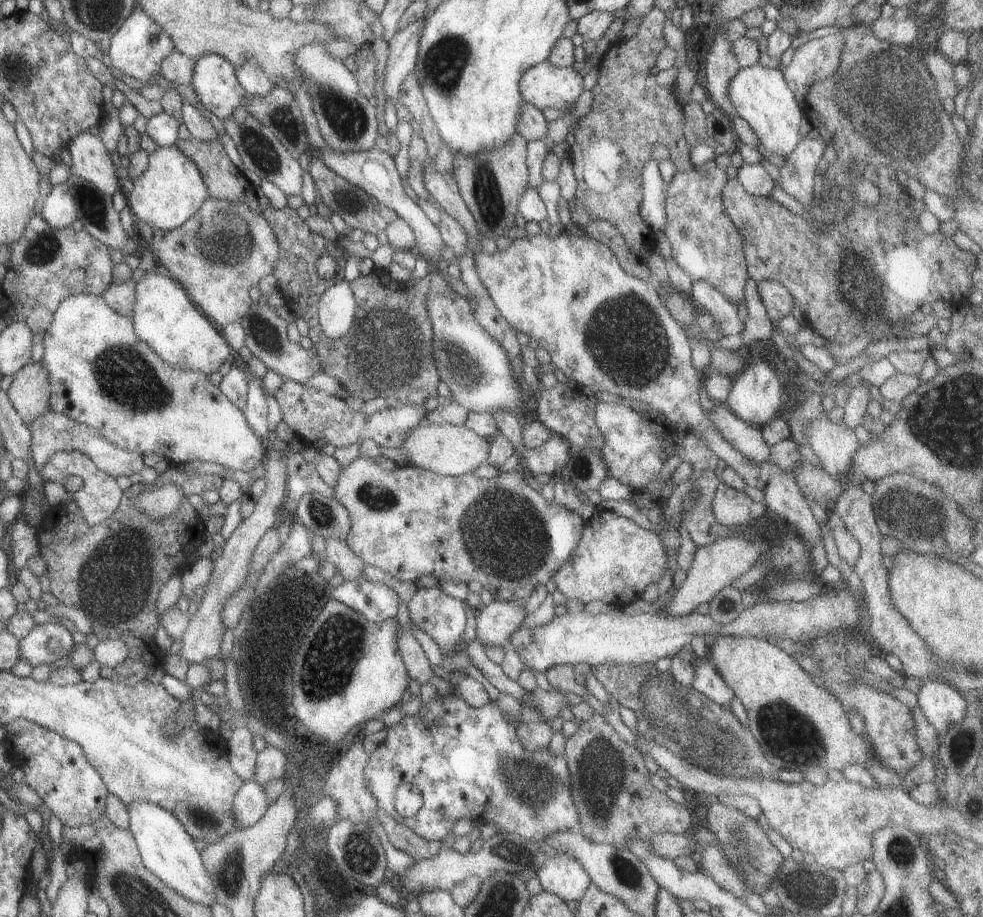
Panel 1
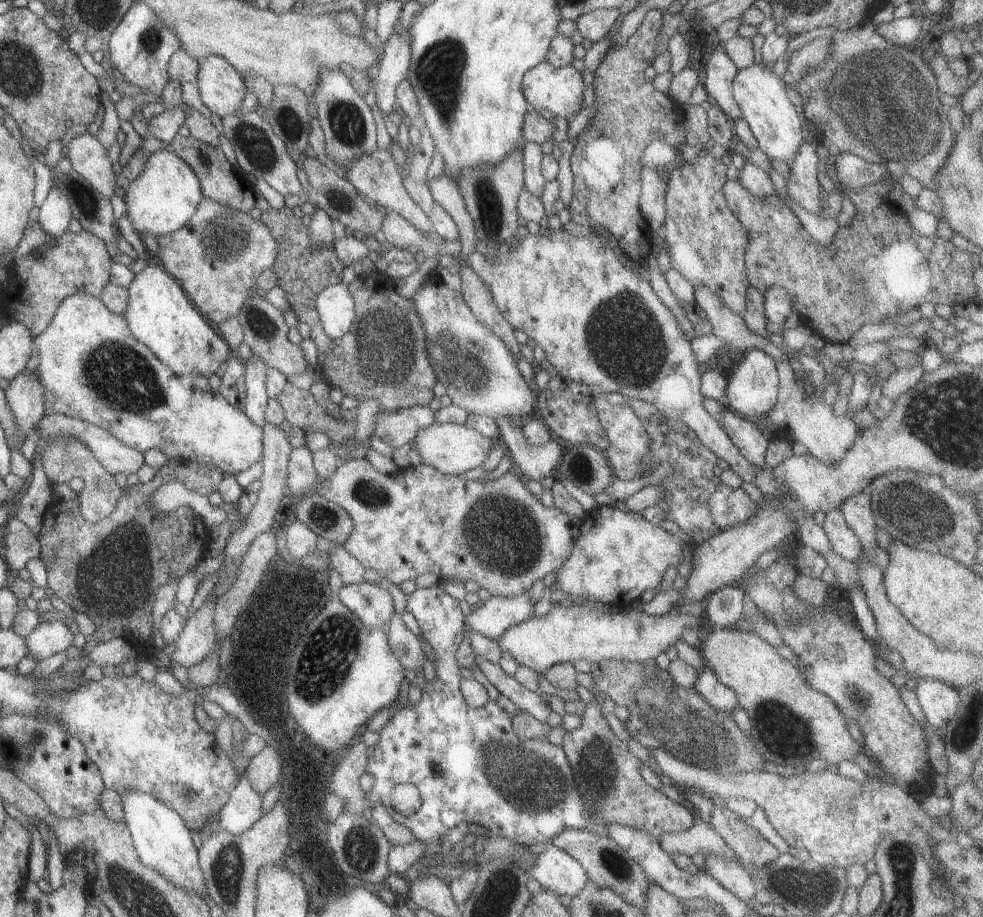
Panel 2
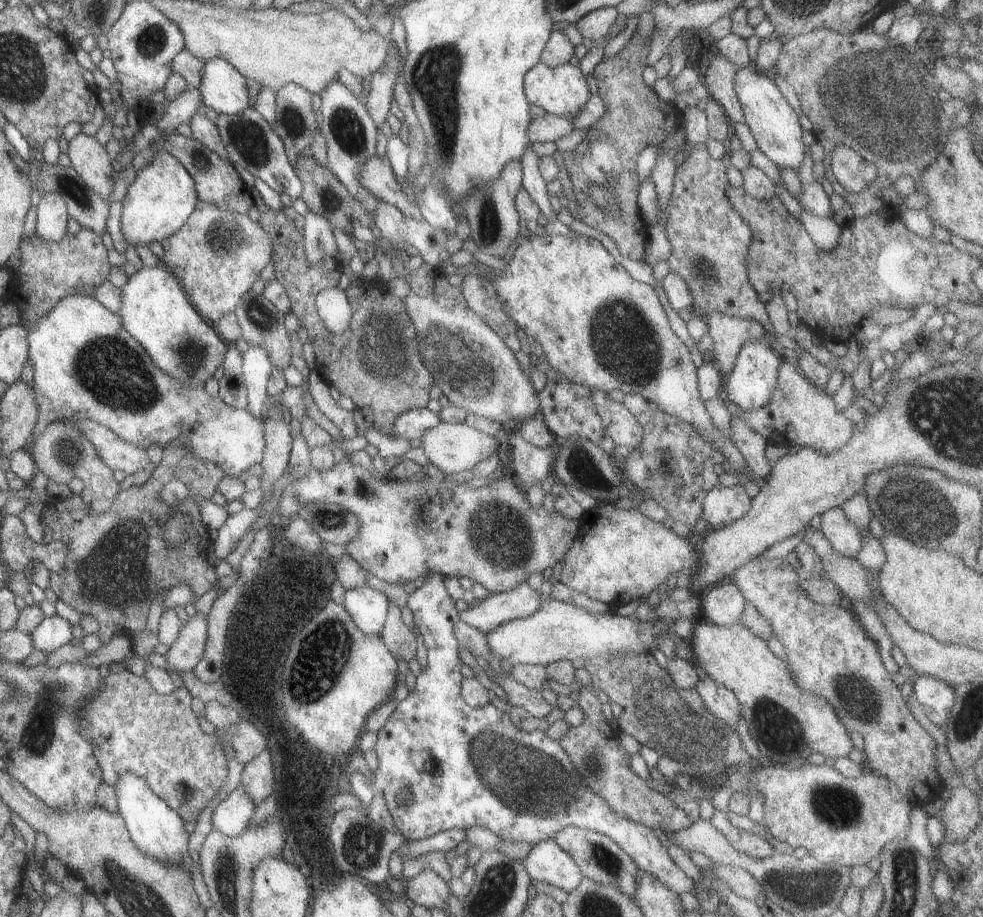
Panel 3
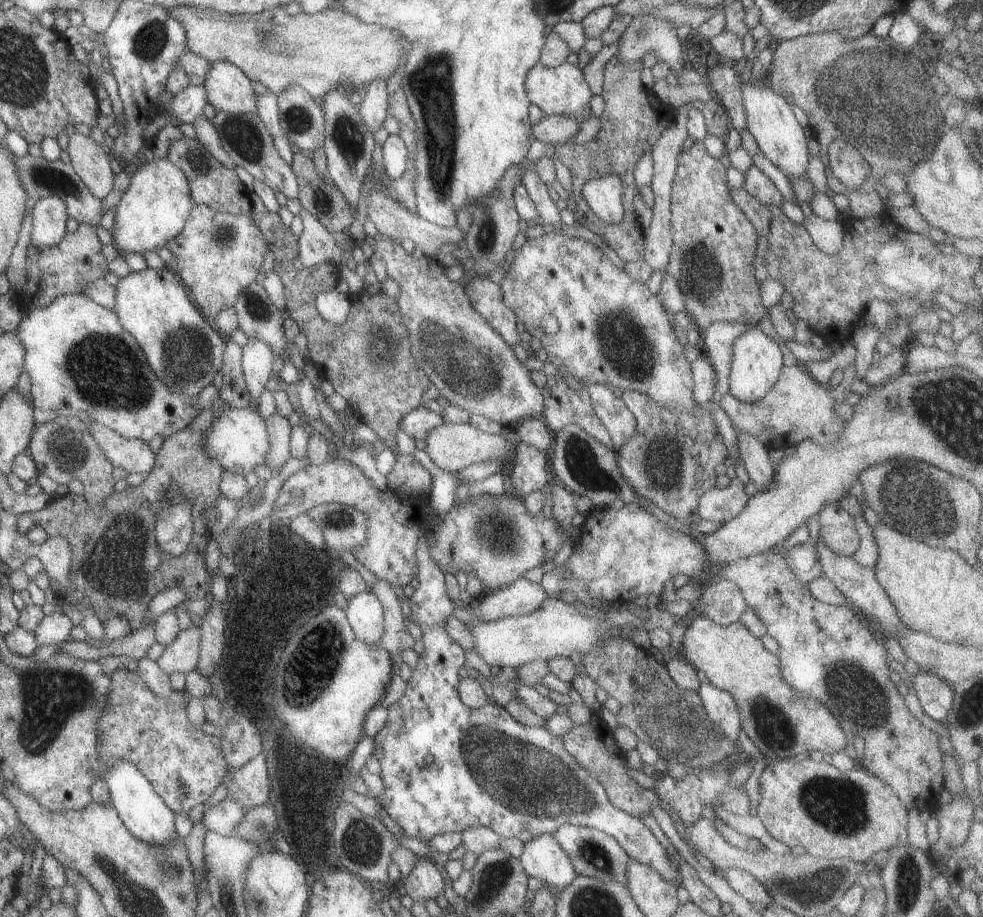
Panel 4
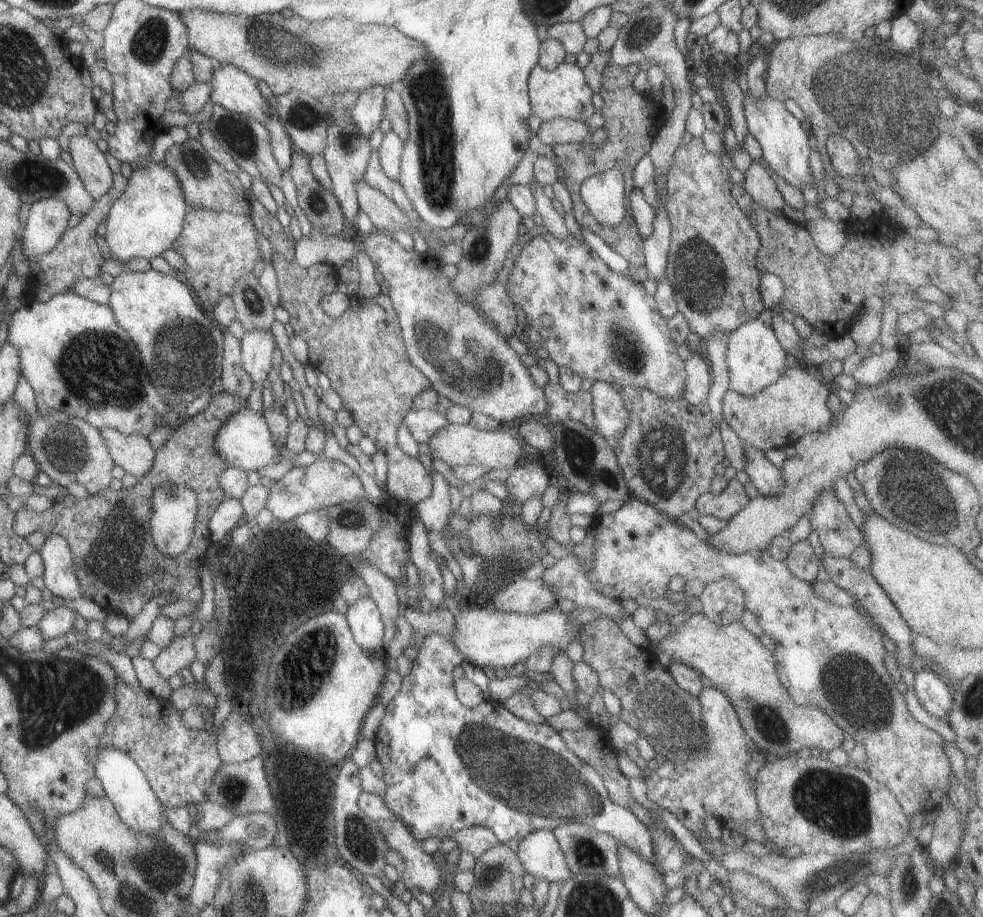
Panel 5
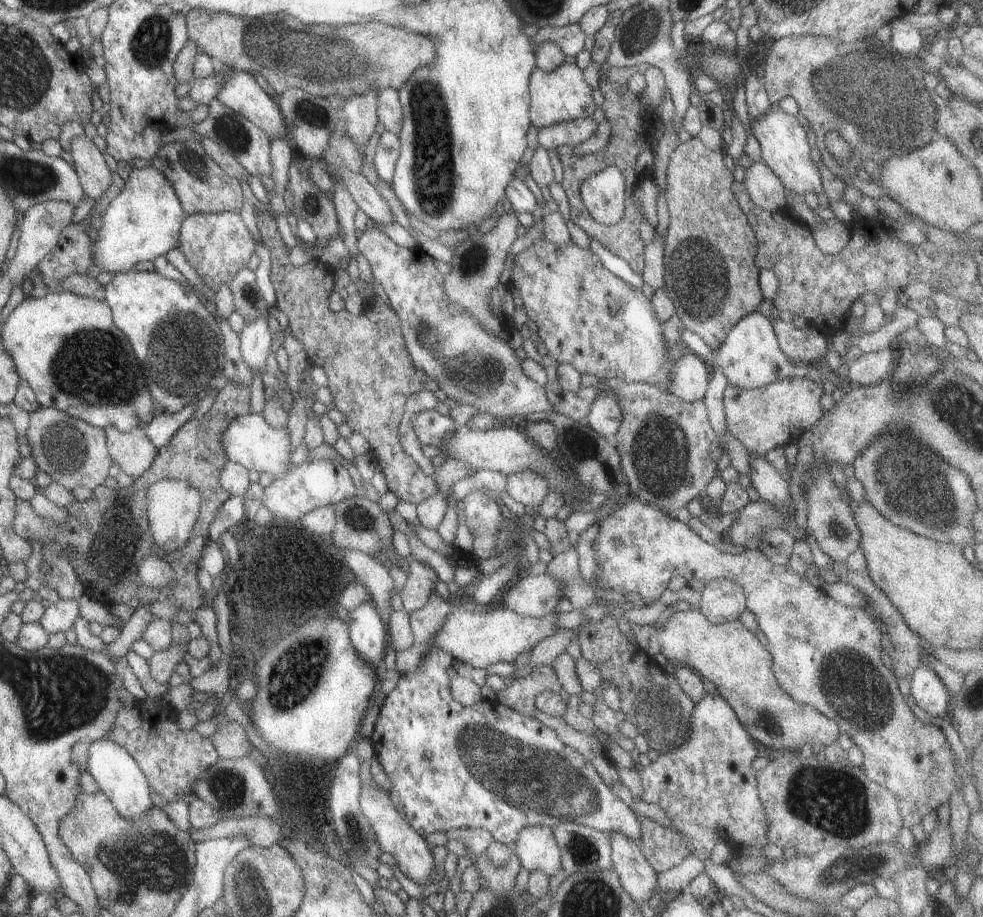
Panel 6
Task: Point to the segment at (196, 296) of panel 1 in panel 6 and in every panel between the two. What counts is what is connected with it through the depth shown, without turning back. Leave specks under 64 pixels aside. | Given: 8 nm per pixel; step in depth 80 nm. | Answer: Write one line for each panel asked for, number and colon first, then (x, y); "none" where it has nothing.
2: (216, 256)
3: (215, 256)
4: (216, 255)
5: (217, 248)
6: (216, 245)

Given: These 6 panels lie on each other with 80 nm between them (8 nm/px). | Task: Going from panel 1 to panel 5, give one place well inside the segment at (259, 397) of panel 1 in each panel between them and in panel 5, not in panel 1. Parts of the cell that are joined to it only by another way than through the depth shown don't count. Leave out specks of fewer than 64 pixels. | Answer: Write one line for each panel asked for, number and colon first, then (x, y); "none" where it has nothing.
2: (254, 372)
3: (255, 364)
4: (255, 357)
5: (256, 346)

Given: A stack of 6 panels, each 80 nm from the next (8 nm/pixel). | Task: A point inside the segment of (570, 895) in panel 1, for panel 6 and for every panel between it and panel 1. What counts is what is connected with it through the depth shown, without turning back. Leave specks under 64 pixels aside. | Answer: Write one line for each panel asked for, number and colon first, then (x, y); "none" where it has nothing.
2: (555, 871)
3: (545, 862)
4: (541, 858)
5: (538, 852)
6: (535, 847)

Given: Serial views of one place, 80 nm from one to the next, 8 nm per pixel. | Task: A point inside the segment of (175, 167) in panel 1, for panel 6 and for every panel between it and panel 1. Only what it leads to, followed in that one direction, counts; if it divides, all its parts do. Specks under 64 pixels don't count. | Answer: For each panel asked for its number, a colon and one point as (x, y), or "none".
2: (163, 197)
3: (157, 202)
4: (153, 208)
5: (144, 220)
6: (141, 223)

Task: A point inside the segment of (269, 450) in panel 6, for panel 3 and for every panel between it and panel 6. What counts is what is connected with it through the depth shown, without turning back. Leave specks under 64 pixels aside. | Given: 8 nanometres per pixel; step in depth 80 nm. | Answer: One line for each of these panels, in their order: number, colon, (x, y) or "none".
3: (83, 361)
4: (236, 439)
5: (243, 441)

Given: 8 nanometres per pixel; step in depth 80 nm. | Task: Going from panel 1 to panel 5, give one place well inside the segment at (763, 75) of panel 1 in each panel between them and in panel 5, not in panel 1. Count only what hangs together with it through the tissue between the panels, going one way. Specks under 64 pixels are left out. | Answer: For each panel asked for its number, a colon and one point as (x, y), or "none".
2: (760, 95)
3: (773, 124)
4: (768, 117)
5: (783, 143)

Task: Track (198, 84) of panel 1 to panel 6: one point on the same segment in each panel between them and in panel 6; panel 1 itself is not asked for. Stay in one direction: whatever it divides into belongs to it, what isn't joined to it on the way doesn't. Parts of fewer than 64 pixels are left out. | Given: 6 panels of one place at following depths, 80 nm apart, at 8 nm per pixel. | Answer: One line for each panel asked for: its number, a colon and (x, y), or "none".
2: (221, 89)
3: (222, 88)
4: (227, 89)
5: (231, 88)
6: (238, 91)

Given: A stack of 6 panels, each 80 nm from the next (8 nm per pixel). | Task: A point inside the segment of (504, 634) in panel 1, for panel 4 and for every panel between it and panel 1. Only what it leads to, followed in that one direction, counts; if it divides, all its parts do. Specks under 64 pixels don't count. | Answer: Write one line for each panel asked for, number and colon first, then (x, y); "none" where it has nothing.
2: (489, 618)
3: (495, 609)
4: (521, 597)

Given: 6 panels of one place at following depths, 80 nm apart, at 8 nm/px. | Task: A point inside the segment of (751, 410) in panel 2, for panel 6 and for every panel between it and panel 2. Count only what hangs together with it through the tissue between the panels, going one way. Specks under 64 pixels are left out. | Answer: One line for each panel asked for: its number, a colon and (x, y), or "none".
3: (752, 378)
4: (755, 363)
5: (754, 358)
6: (749, 356)

